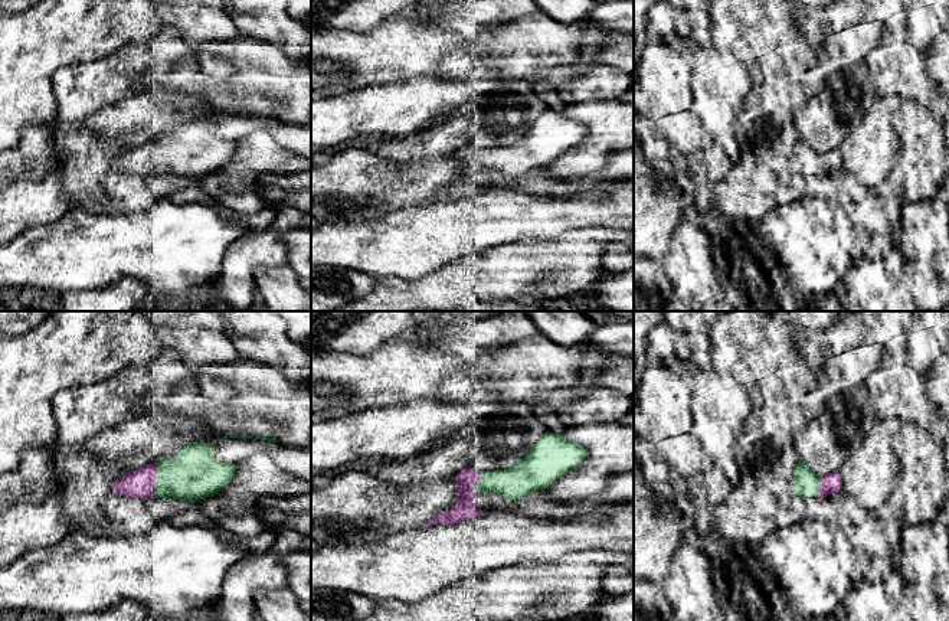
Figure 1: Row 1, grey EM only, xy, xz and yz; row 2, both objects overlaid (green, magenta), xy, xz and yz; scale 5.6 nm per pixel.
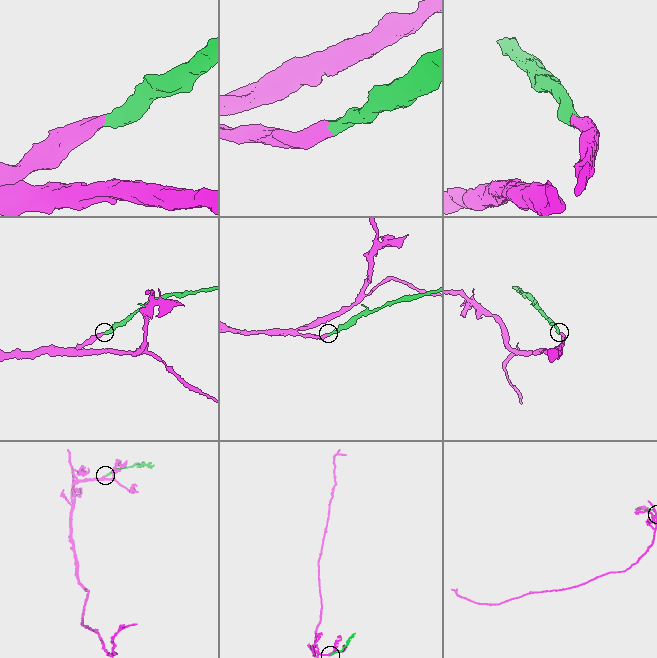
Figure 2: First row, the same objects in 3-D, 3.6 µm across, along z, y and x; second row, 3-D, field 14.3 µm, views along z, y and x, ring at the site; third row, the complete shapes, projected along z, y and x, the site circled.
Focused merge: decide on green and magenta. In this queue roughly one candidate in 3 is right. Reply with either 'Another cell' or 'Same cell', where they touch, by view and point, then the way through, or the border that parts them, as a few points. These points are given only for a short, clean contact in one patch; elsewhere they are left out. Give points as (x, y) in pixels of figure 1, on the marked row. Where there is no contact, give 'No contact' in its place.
Same cell. Touches green at xy (157, 480)

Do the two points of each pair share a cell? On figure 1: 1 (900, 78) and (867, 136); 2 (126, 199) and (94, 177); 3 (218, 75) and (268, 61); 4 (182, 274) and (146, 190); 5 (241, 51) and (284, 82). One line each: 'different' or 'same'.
1: different
2: same
3: different
4: different
5: same

